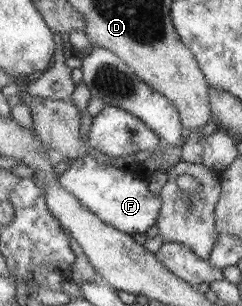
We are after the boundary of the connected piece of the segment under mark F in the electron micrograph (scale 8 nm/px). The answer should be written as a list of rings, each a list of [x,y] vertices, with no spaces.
[[[90,154],[74,160],[57,178],[59,186],[75,196],[92,214],[126,234],[145,234],[157,221],[161,198],[148,191],[149,177],[120,167],[107,165]]]

